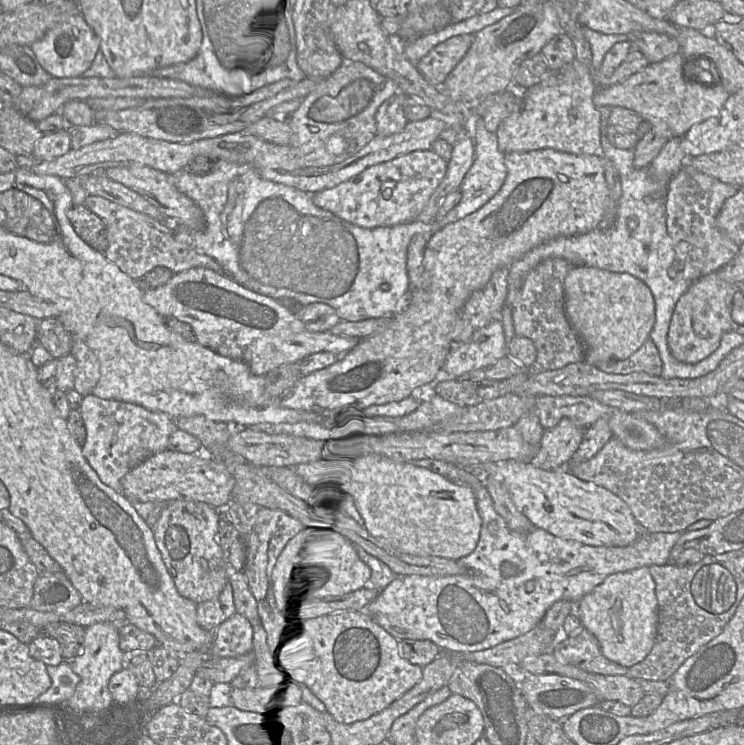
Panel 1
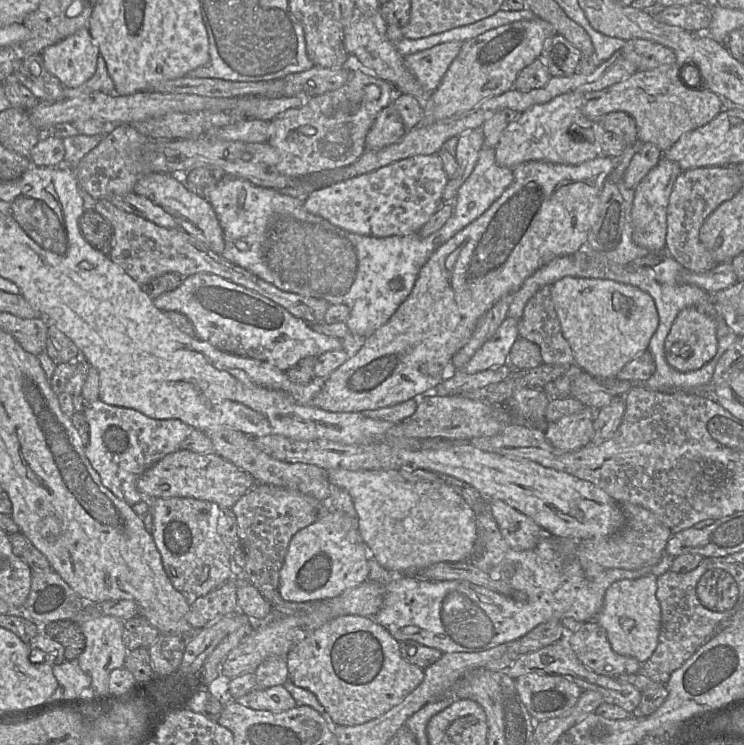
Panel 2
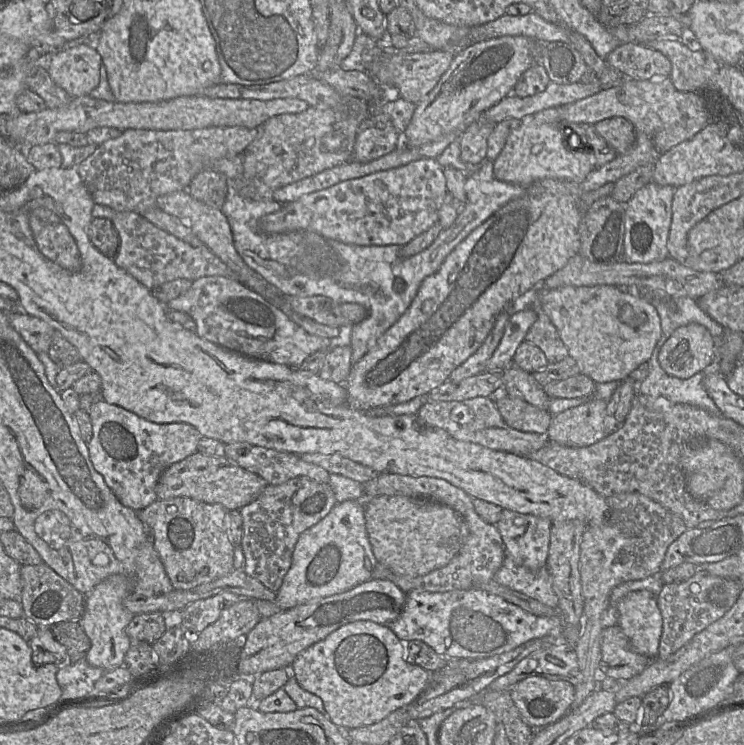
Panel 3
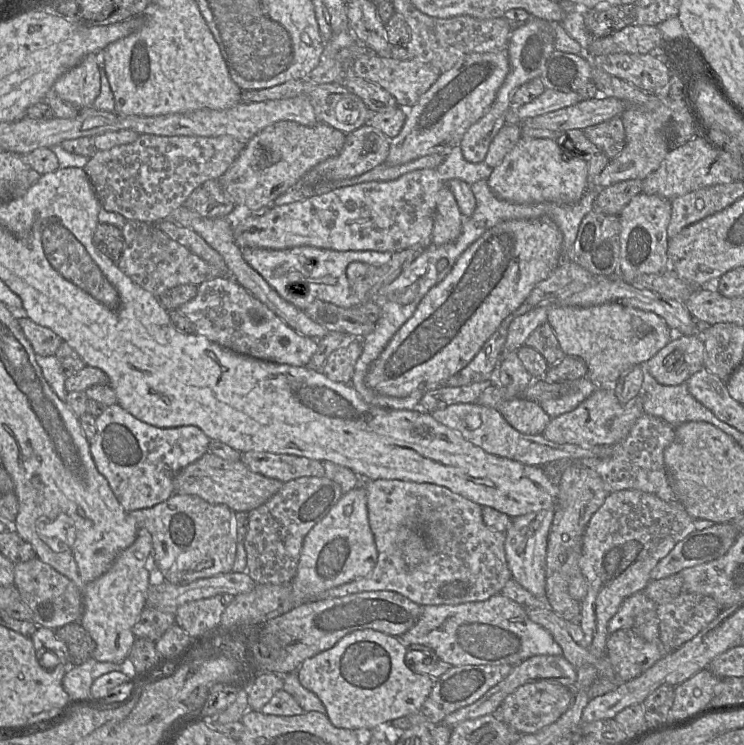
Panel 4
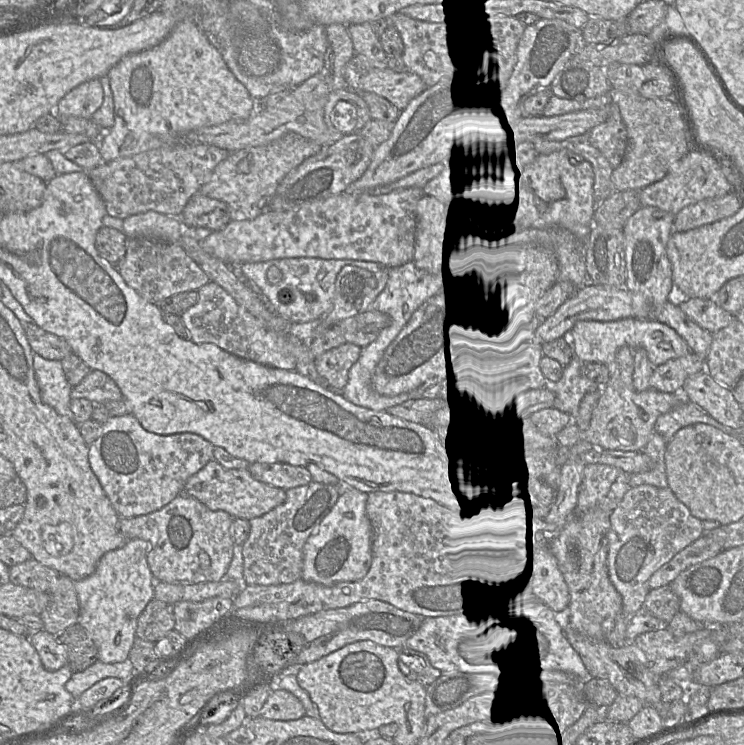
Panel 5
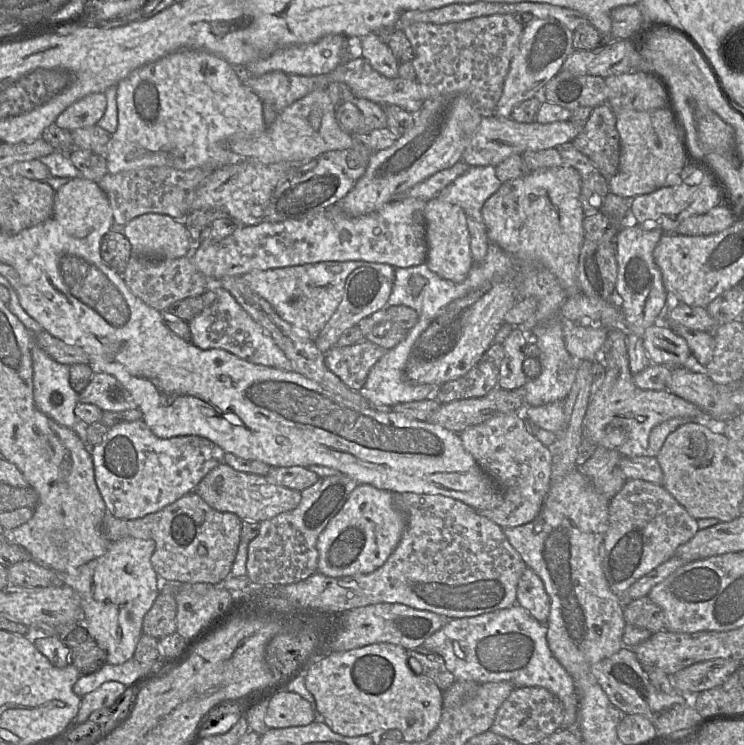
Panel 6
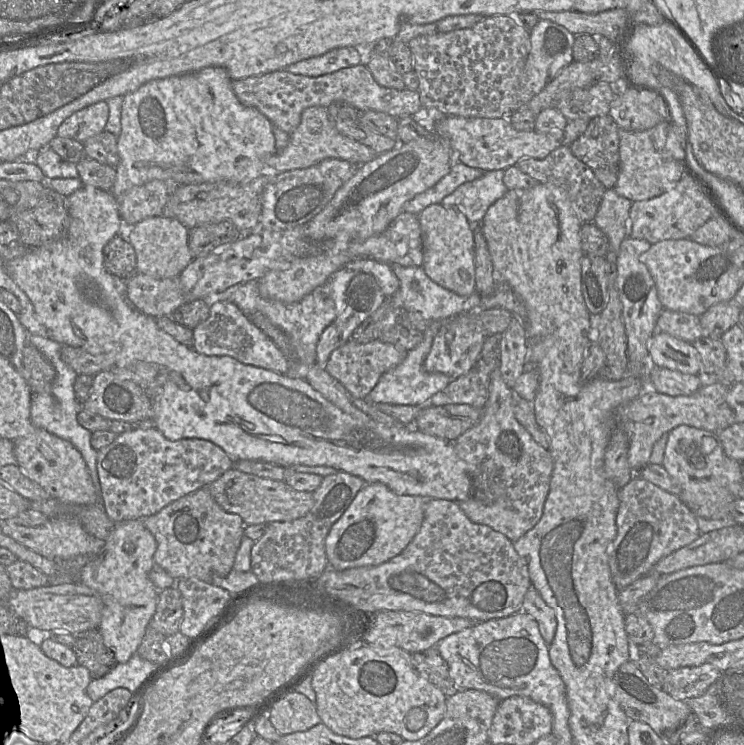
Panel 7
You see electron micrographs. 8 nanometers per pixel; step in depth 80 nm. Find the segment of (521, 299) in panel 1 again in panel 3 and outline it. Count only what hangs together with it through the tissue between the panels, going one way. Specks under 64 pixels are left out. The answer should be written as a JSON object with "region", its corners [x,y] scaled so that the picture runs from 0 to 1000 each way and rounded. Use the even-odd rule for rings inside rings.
{"region":[[[722,405],[715,411],[715,415],[722,421],[722,430],[706,451],[706,458],[726,467],[737,487],[757,485],[765,478],[765,472],[747,439]]]}

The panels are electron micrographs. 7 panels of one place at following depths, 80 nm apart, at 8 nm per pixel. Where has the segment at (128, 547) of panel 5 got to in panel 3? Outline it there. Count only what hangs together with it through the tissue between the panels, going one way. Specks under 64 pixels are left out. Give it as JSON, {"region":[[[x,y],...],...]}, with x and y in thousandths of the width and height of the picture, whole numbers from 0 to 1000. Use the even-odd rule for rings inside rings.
{"region":[[[151,772],[133,783],[114,800],[114,816],[108,838],[121,858],[122,868],[114,885],[125,895],[149,901],[167,893],[168,879],[177,860],[171,842],[179,826],[168,813],[167,805],[175,799],[175,780],[167,772]]]}

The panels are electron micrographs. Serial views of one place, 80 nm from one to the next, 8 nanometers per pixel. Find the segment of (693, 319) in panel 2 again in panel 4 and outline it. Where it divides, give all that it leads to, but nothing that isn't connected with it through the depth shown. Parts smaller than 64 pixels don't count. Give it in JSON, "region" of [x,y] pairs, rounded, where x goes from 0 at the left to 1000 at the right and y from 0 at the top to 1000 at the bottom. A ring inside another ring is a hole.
{"region":[[[941,448],[906,450],[868,490],[872,502],[886,514],[909,518],[922,513],[946,493],[946,458]]]}

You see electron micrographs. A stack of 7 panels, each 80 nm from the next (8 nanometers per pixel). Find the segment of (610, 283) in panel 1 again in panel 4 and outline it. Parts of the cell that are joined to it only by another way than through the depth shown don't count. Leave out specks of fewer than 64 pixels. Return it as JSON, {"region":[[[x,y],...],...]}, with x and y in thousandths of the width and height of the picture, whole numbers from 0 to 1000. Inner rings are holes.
{"region":[[[739,407],[735,432],[745,442],[759,477],[785,483],[790,493],[789,507],[805,518],[824,518],[849,493],[868,491],[907,450],[883,421],[831,407],[794,412]]]}

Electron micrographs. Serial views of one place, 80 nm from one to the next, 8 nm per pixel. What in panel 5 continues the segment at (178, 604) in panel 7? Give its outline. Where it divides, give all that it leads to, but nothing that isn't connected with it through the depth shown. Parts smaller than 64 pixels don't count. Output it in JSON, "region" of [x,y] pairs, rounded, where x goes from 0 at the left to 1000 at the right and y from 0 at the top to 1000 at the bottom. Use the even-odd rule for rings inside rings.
{"region":[[[206,804],[185,830],[183,856],[210,863],[235,843],[233,813]]]}

